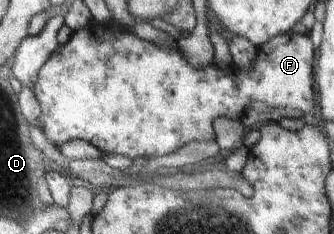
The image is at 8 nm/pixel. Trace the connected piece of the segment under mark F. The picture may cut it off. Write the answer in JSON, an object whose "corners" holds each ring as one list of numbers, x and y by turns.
{"corners":[[93,20,81,30,74,31,69,41,59,46,57,52,45,62,32,92,41,109,39,128,53,146,83,139,99,147,104,154,115,153,131,158,163,156,191,141,213,140,213,119,218,116,240,119,253,100,263,102,269,108,313,110,315,96,311,89,311,62,313,45,309,36,289,31,260,44,248,69,241,70,230,64,225,71,221,71,211,64,199,70,191,68,177,48,161,50,158,45,143,46,143,39,124,25,116,21,100,23]]}

